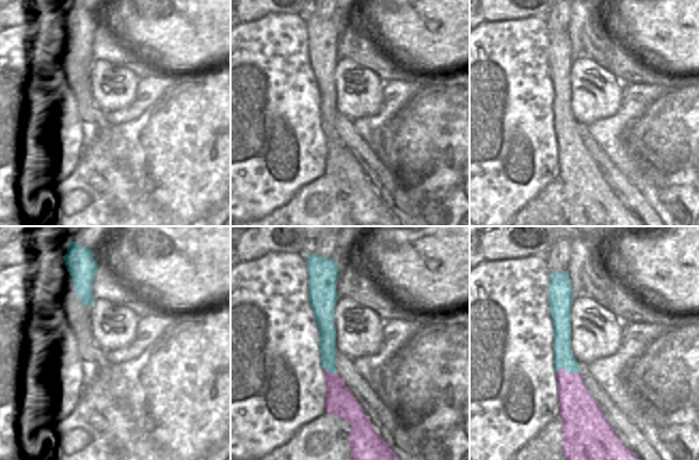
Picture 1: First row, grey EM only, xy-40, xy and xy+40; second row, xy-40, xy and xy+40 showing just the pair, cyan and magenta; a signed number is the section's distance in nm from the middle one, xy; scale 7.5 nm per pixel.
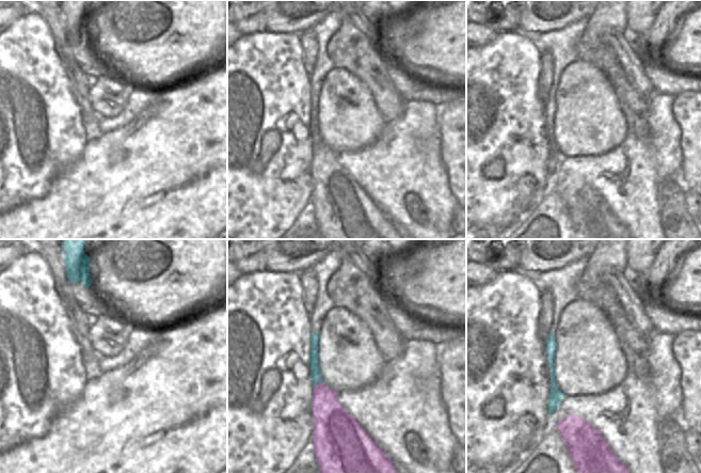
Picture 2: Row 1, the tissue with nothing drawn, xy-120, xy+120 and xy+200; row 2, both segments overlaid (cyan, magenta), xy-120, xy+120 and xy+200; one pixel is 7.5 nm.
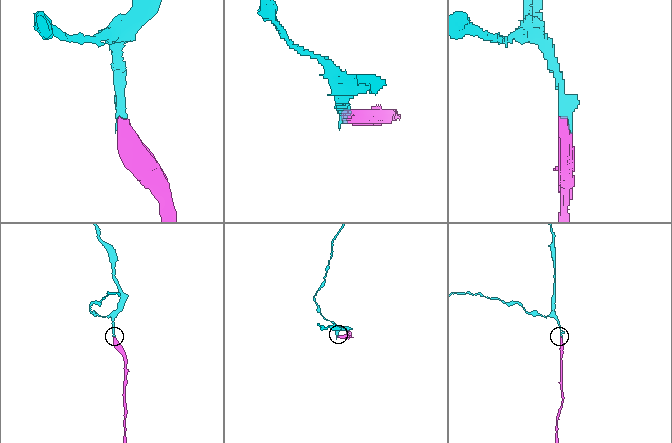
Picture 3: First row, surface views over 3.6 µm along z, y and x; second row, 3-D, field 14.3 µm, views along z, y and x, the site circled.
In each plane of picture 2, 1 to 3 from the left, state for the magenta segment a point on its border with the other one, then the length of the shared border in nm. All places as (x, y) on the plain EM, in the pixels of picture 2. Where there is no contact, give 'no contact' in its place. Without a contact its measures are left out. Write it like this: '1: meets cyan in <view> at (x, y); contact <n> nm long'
1: no contact
2: meets cyan in xy+120 at (319, 141); contact 110 nm long
3: no contact

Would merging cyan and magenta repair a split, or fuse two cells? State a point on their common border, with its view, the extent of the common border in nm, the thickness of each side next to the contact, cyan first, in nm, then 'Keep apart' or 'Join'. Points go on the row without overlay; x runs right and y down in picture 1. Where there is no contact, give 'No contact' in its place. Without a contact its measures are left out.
Touches cyan at xy+40 (568, 132). Shared border 180 nm. Thickness 150 nm (cyan) against 260 nm. Join

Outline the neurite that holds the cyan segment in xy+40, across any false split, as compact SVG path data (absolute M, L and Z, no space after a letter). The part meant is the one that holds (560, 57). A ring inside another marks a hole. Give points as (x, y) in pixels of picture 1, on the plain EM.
M568 32L550 34L547 61L554 84L554 131L558 142L558 179L562 183L562 210L569 226L641 226L637 218L620 202L601 170L584 146L579 125L571 110L571 67L573 52Z

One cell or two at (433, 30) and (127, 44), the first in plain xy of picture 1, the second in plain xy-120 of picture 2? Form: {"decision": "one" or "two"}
{"decision": "one"}

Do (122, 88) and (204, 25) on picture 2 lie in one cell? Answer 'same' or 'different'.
different

